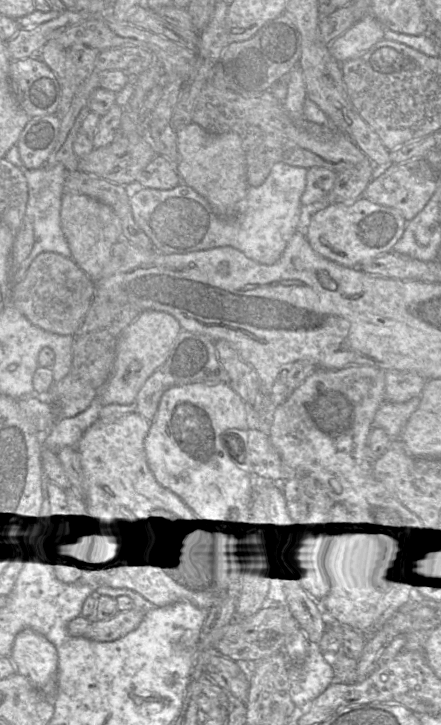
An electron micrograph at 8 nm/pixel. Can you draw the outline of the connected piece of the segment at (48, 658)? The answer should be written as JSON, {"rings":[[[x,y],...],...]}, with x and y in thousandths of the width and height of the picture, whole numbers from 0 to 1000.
{"rings":[[[63,865],[41,872],[20,906],[39,928],[61,934],[86,949],[125,938],[129,894],[93,870]]]}

